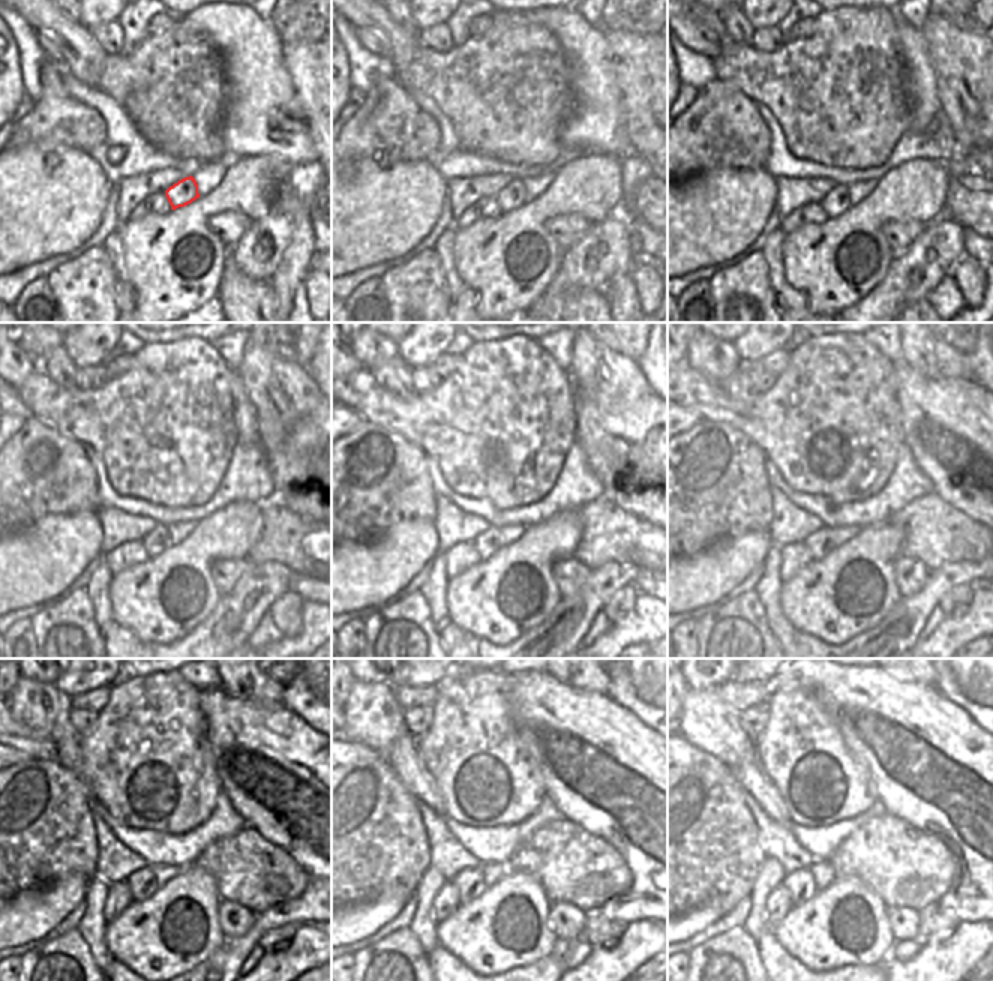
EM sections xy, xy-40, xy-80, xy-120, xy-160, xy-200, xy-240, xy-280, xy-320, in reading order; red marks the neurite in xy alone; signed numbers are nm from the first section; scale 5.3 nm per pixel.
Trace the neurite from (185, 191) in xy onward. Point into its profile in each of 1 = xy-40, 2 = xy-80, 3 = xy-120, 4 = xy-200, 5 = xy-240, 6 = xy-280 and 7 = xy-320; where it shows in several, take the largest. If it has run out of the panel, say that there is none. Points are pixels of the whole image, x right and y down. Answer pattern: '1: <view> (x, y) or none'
1: xy-40 (513, 195)
2: xy-80 (837, 201)
3: xy-120 (161, 539)
4: xy-200 (824, 542)
5: xy-240 (143, 884)
6: xy-280 (470, 884)
7: xy-320 (801, 885)

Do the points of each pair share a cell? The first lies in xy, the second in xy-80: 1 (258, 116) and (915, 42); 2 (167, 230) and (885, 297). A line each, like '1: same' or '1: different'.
1: same
2: different

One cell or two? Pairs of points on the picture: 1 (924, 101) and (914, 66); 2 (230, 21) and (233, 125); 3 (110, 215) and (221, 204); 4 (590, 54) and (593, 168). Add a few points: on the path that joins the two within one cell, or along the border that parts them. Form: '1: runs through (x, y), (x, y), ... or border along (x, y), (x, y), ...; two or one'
1: runs through (923, 92), (920, 75); one
2: runs through (240, 47), (240, 99); one
3: border along (120, 225), (116, 230); two
4: border along (596, 153), (620, 159); two

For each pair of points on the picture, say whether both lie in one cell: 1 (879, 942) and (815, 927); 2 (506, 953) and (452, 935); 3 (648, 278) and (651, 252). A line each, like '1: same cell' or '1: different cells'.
1: same cell
2: same cell
3: different cells

